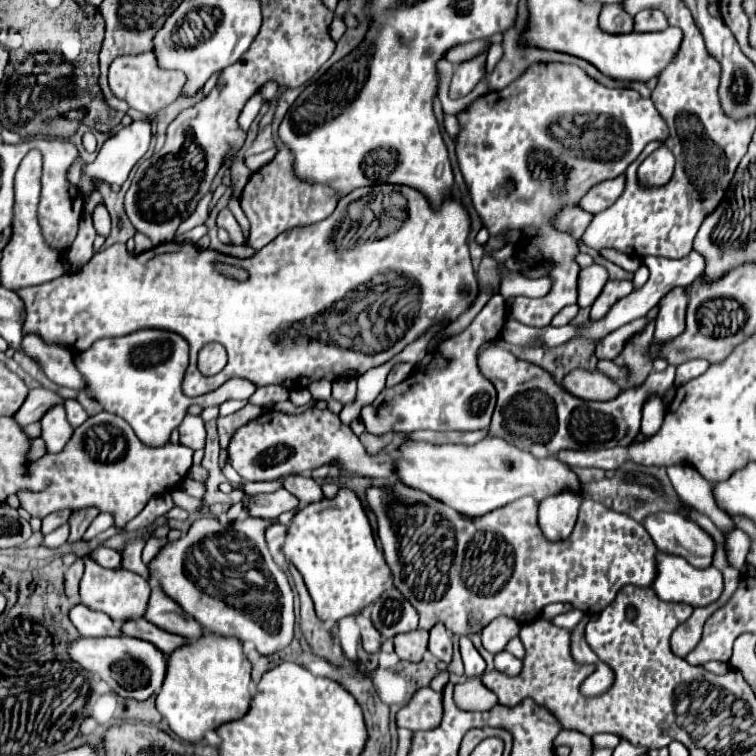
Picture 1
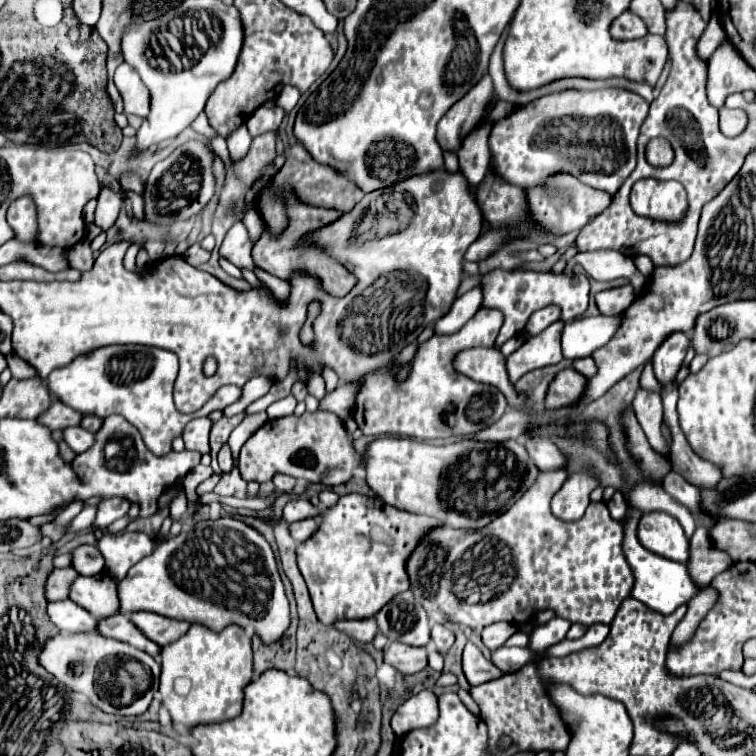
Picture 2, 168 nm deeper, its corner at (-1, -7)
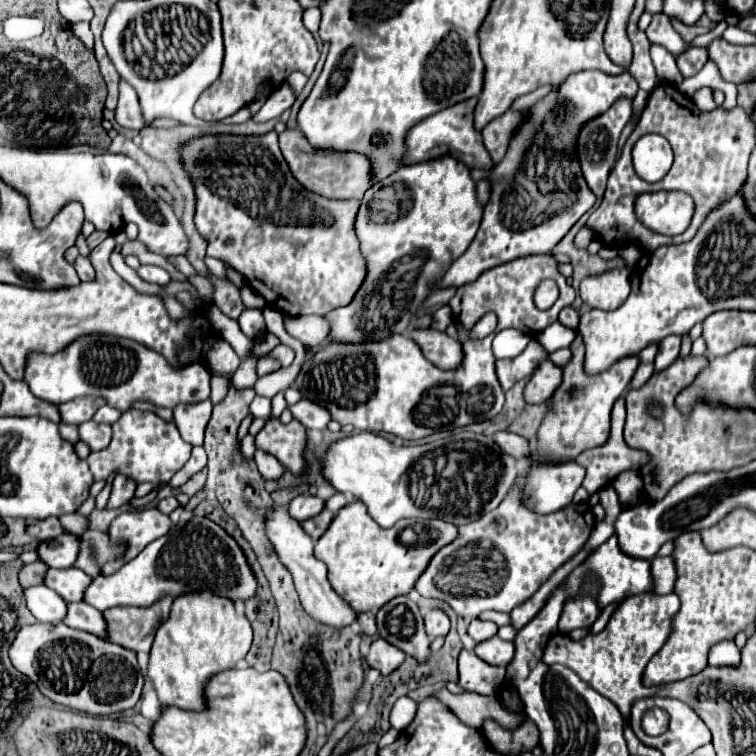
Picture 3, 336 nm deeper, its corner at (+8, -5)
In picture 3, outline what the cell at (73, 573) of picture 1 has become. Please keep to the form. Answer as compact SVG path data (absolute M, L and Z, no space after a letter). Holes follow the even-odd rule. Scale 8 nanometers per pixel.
M37 561L37 563L29 563L25 565L21 571L19 571L19 581L21 585L27 589L27 587L35 587L35 585L43 585L45 581L45 573L47 573L47 565L43 561Z

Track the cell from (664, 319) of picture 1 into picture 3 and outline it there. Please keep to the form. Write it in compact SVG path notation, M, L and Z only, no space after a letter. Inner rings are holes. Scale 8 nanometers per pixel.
M669 335L669 339L663 339L659 343L659 351L655 357L655 373L667 369L671 363L675 363L675 359L679 357L679 347L681 347L681 339L677 339L677 335Z

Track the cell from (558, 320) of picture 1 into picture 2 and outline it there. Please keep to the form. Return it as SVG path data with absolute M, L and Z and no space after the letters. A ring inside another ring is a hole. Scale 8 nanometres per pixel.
M556 321L542 333L530 337L518 351L514 351L506 359L506 371L510 377L510 383L514 385L522 375L528 371L534 371L538 367L546 365L556 365L560 363L562 351L560 351L560 333L562 333L564 323Z

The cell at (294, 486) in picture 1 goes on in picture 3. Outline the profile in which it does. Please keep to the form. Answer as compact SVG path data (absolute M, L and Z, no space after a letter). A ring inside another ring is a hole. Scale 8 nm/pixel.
M255 451L255 463L257 463L259 473L261 473L263 479L267 479L267 481L277 481L277 479L285 473L285 469L281 467L281 463L279 463L273 455L269 455L269 453Z

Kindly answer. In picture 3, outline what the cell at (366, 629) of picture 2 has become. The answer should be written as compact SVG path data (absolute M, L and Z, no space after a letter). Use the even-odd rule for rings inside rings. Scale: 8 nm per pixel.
M275 507L267 515L267 535L269 535L269 541L275 547L281 563L293 575L293 581L295 581L295 587L297 587L297 593L299 593L303 609L315 621L319 621L319 623L323 623L327 627L341 629L341 627L353 625L357 621L357 613L345 601L341 601L341 597L333 591L333 587L327 581L327 567L325 567L325 563L319 561L313 555L313 541L311 541L311 537L299 527L299 523L291 515L287 515L285 507Z

